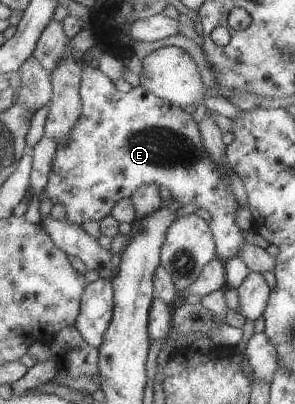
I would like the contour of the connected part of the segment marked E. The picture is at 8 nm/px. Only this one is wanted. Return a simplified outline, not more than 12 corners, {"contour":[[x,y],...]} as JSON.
{"contour":[[84,65],[82,114],[45,189],[70,222],[161,185],[245,242],[199,127]]}

